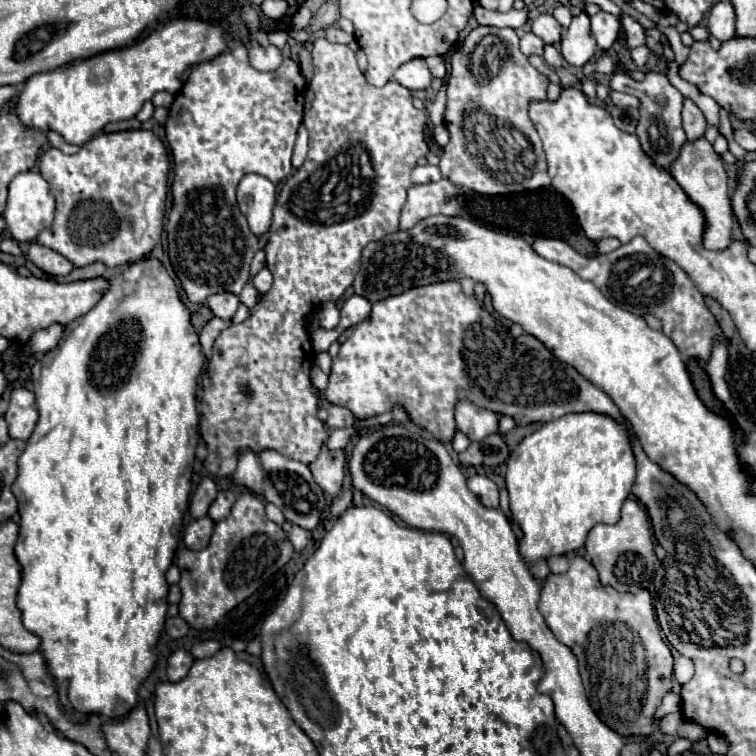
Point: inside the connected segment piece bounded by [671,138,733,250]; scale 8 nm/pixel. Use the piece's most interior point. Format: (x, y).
(699, 171)

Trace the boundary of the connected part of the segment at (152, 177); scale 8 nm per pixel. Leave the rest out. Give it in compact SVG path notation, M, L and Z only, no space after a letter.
M151 130L99 134L71 156L63 154L59 148L49 146L39 158L39 172L51 186L51 192L57 200L57 212L53 224L41 230L37 242L63 254L73 266L103 262L109 268L115 268L149 256L163 232L169 168L171 164L167 150Z

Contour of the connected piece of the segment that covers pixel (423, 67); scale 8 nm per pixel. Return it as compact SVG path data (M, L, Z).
M413 58L411 62L405 62L395 70L395 80L405 86L407 90L425 90L431 86L431 72L427 70L427 64L423 58Z

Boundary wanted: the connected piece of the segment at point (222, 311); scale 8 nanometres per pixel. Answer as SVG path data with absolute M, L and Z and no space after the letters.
M223 292L223 294L213 294L211 298L207 298L207 306L211 308L211 312L215 316L219 316L221 320L231 320L237 312L239 306L239 298L235 294Z

